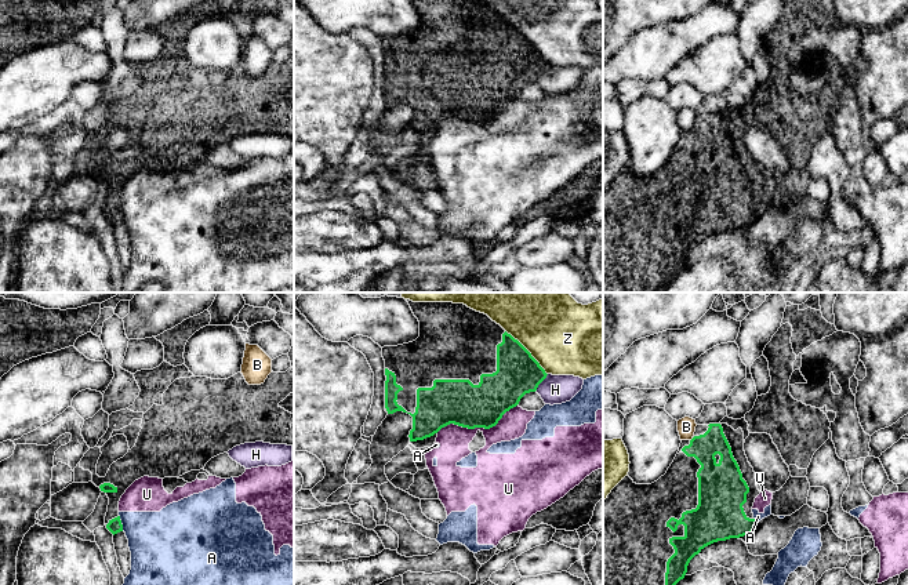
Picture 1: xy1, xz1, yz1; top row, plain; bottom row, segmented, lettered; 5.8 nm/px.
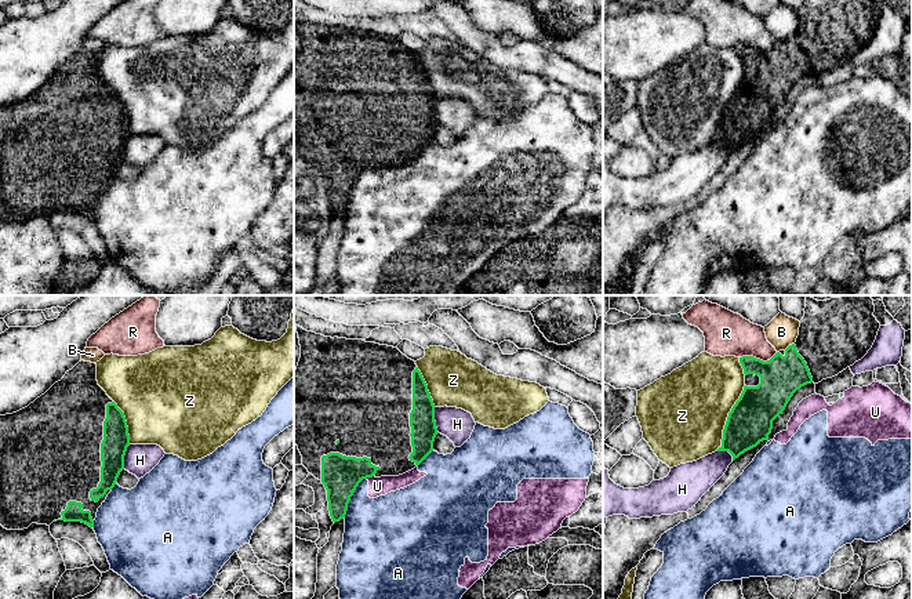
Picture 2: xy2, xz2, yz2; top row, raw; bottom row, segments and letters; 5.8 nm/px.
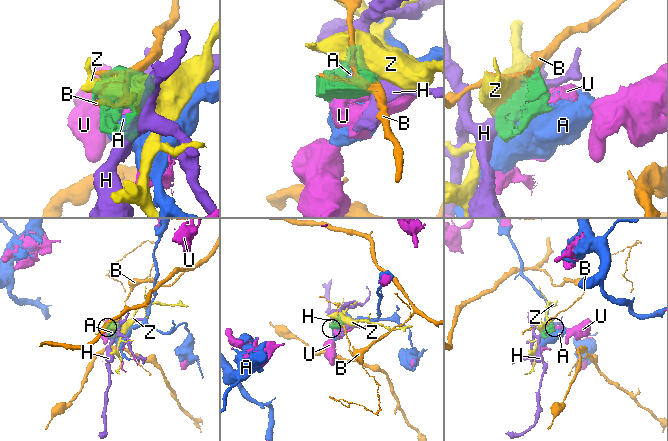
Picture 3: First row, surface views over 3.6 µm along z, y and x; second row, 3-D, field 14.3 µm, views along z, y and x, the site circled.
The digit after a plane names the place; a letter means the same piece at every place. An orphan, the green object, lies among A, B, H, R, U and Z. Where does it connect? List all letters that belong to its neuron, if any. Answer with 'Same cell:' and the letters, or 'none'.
Same cell: none

